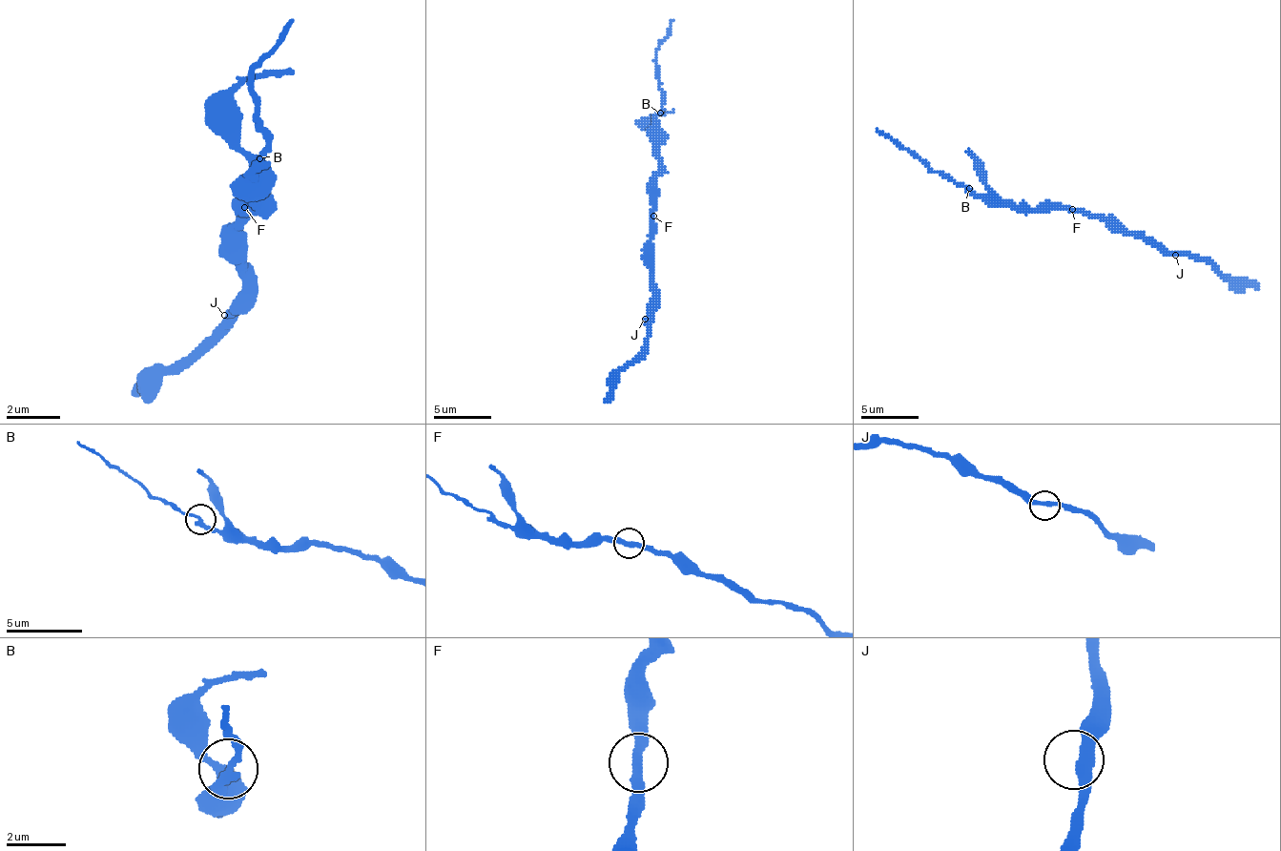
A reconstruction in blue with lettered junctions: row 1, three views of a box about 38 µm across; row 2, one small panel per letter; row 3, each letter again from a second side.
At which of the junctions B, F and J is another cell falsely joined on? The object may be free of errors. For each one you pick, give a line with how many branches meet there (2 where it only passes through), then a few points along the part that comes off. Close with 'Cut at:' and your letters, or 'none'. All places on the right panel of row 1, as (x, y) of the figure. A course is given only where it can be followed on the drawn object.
B: 2 | (968, 189), (931, 172), (877, 129)
Cut at: B

